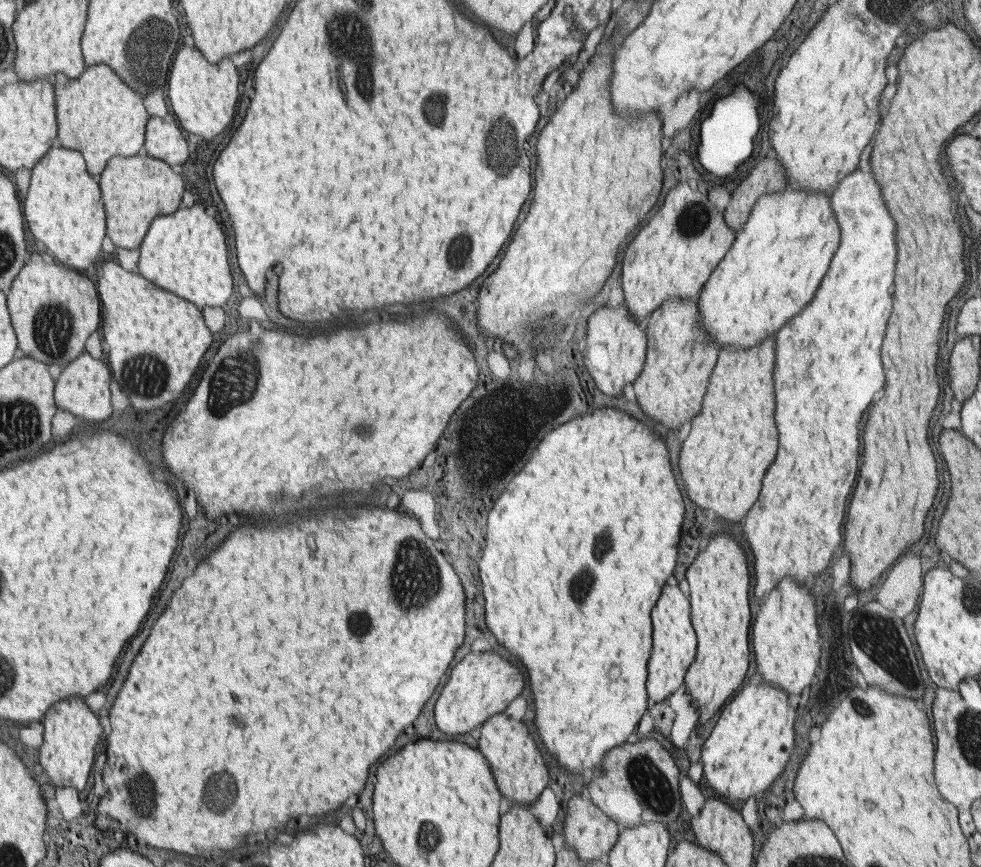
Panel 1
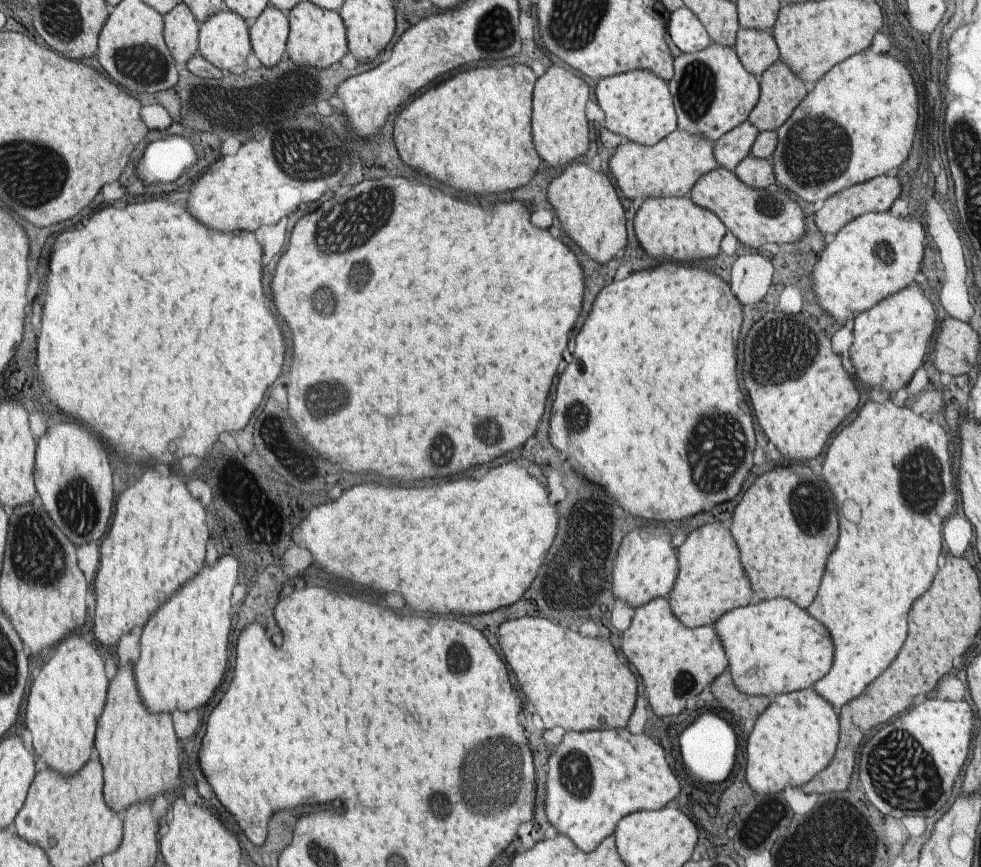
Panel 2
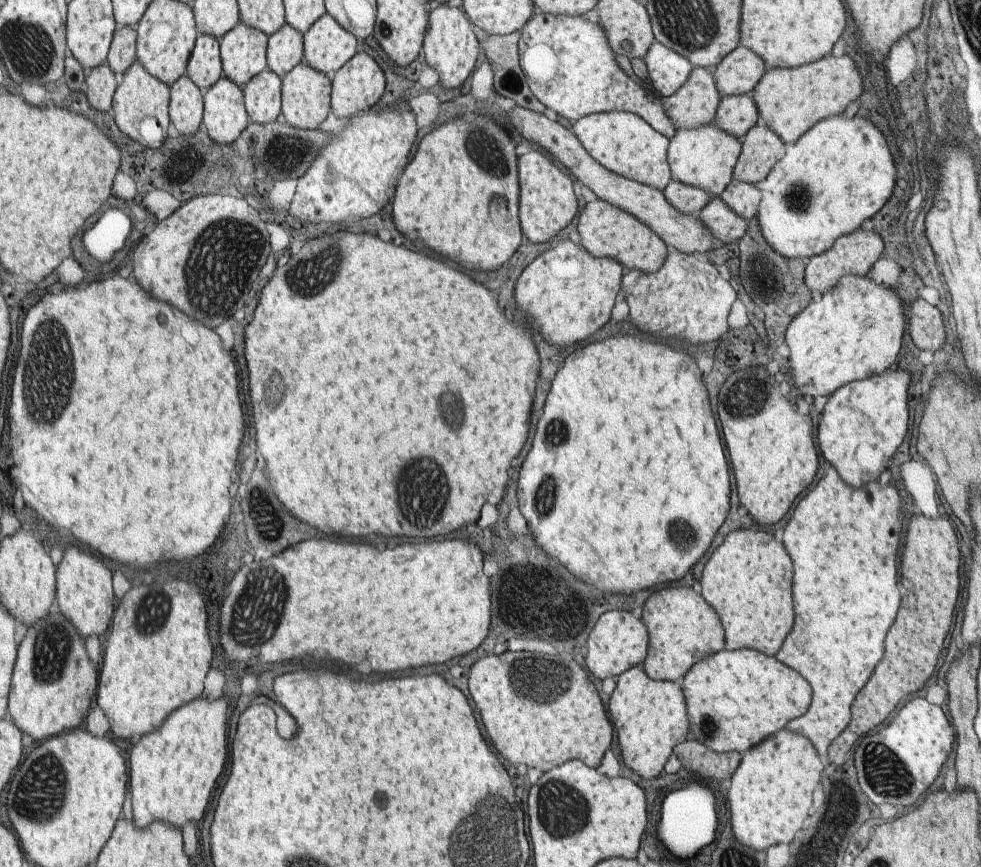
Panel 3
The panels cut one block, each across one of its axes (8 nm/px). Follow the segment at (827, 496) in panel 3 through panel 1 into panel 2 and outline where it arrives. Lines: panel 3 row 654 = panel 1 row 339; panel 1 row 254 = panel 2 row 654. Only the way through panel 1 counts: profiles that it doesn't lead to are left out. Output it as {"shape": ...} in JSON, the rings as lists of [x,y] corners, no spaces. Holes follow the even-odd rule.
{"shape":[[[891,398],[882,403],[868,401],[857,418],[840,430],[828,446],[822,478],[840,508],[840,556],[836,560],[834,552],[828,556],[818,594],[807,611],[827,628],[835,648],[832,668],[812,689],[834,707],[836,714],[892,664],[907,637],[910,606],[932,586],[939,569],[942,524],[955,512],[958,498],[950,448],[952,436],[940,424],[926,420],[923,415],[914,416],[912,409],[894,405]],[[856,504],[860,504],[860,520],[854,514]]]}

